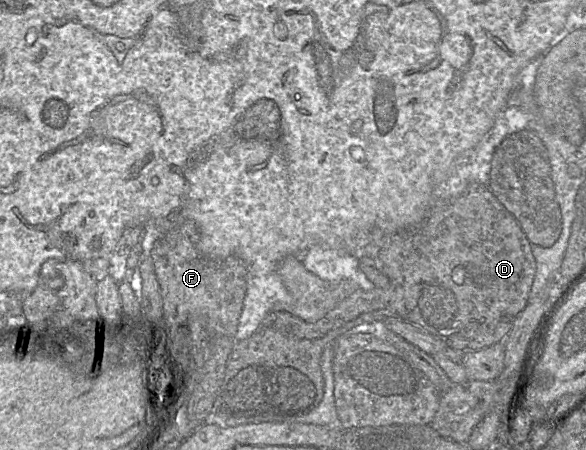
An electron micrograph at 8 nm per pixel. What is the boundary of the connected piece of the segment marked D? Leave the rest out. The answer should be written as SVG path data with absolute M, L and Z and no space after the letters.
M487 185L468 186L455 200L438 203L420 227L386 236L378 257L390 279L387 289L358 289L315 322L304 321L286 311L271 312L251 336L236 341L213 412L232 417L277 416L285 419L310 413L320 404L324 394L321 356L325 348L351 328L386 317L397 317L418 326L460 352L503 343L515 317L528 302L536 272L531 246L518 221Z

